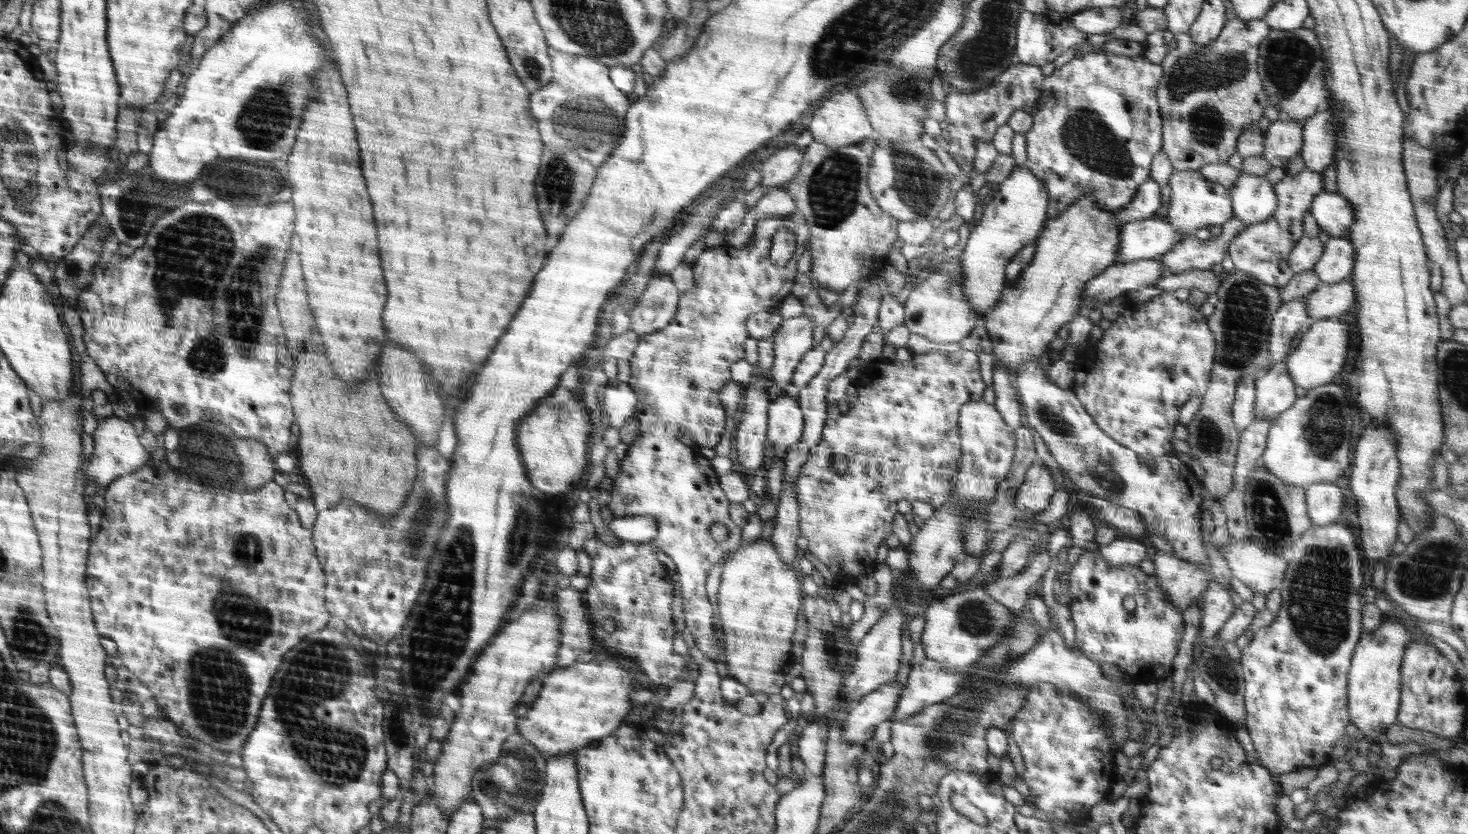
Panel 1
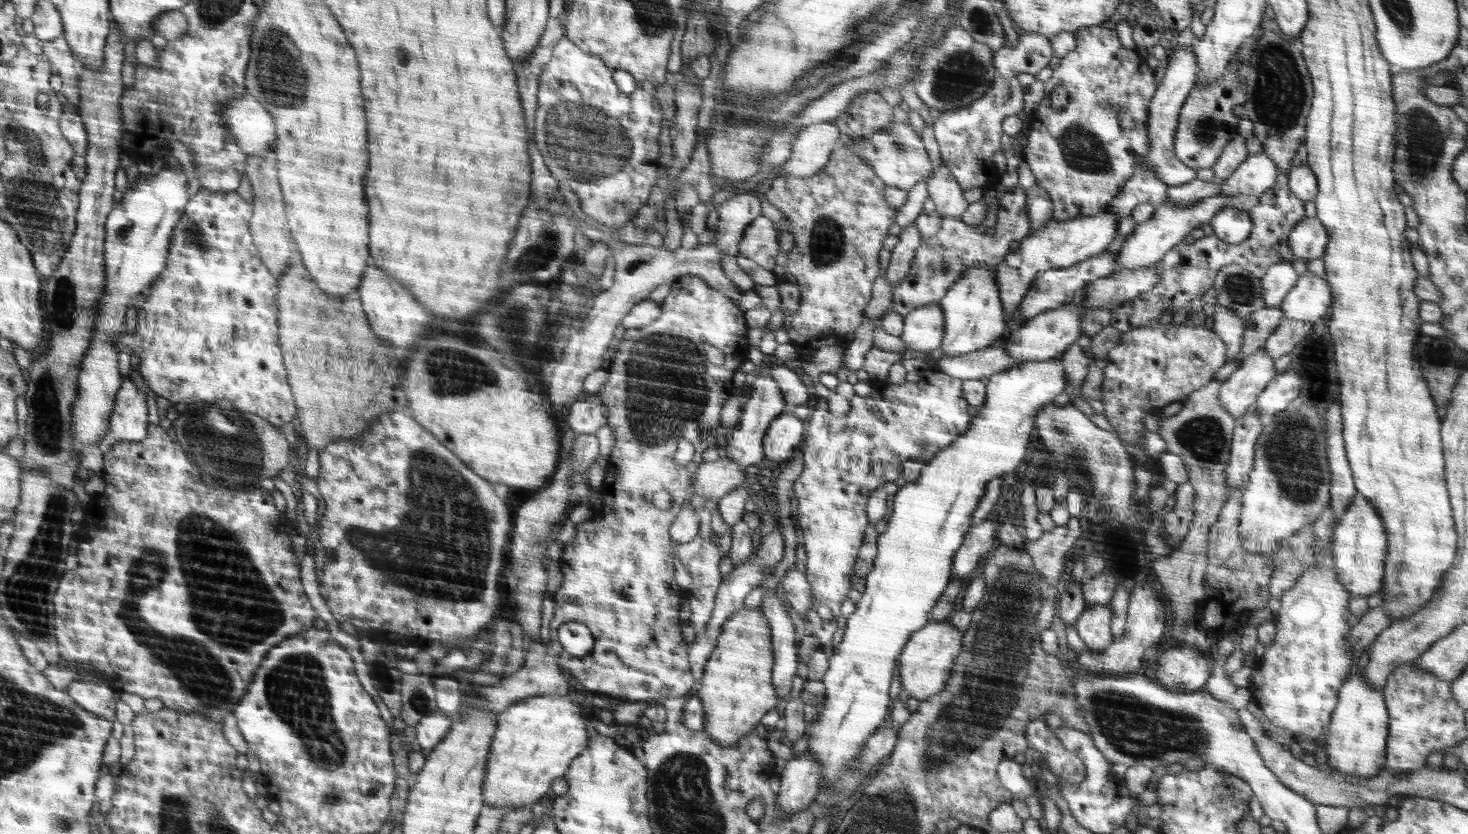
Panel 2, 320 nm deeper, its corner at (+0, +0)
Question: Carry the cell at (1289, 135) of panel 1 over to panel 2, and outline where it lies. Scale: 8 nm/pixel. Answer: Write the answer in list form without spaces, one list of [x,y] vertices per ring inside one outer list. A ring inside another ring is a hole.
[[[1265,151],[1252,156],[1248,155],[1248,158],[1238,165],[1228,180],[1222,181],[1219,194],[1231,198],[1238,194],[1248,194],[1259,198],[1274,184],[1279,173],[1279,168]]]

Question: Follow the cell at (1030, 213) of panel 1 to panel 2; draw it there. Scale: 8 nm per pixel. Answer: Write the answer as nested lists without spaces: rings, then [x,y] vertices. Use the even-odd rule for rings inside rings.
[[[977,264],[945,292],[939,305],[945,312],[945,337],[940,348],[944,357],[974,353],[999,344],[1006,335],[1008,323],[1003,314],[1000,288],[997,286],[995,267]]]

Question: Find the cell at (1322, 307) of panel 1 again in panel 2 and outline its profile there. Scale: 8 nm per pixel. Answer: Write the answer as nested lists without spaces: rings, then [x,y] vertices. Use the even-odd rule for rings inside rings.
[[[1284,317],[1262,348],[1272,359],[1279,359],[1292,353],[1296,344],[1310,336],[1314,325],[1312,321],[1298,321]]]

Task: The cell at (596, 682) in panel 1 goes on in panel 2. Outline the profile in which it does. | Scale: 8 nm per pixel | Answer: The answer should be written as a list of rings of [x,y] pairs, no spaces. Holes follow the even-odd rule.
[[[543,694],[526,698],[497,716],[496,730],[488,753],[486,772],[482,785],[482,799],[484,805],[504,809],[506,805],[524,808],[524,804],[536,803],[540,796],[544,796],[550,790],[550,784],[554,778],[560,778],[564,772],[569,770],[576,758],[586,750],[588,734],[586,734],[586,718],[580,706],[576,708],[570,698],[559,694]]]

